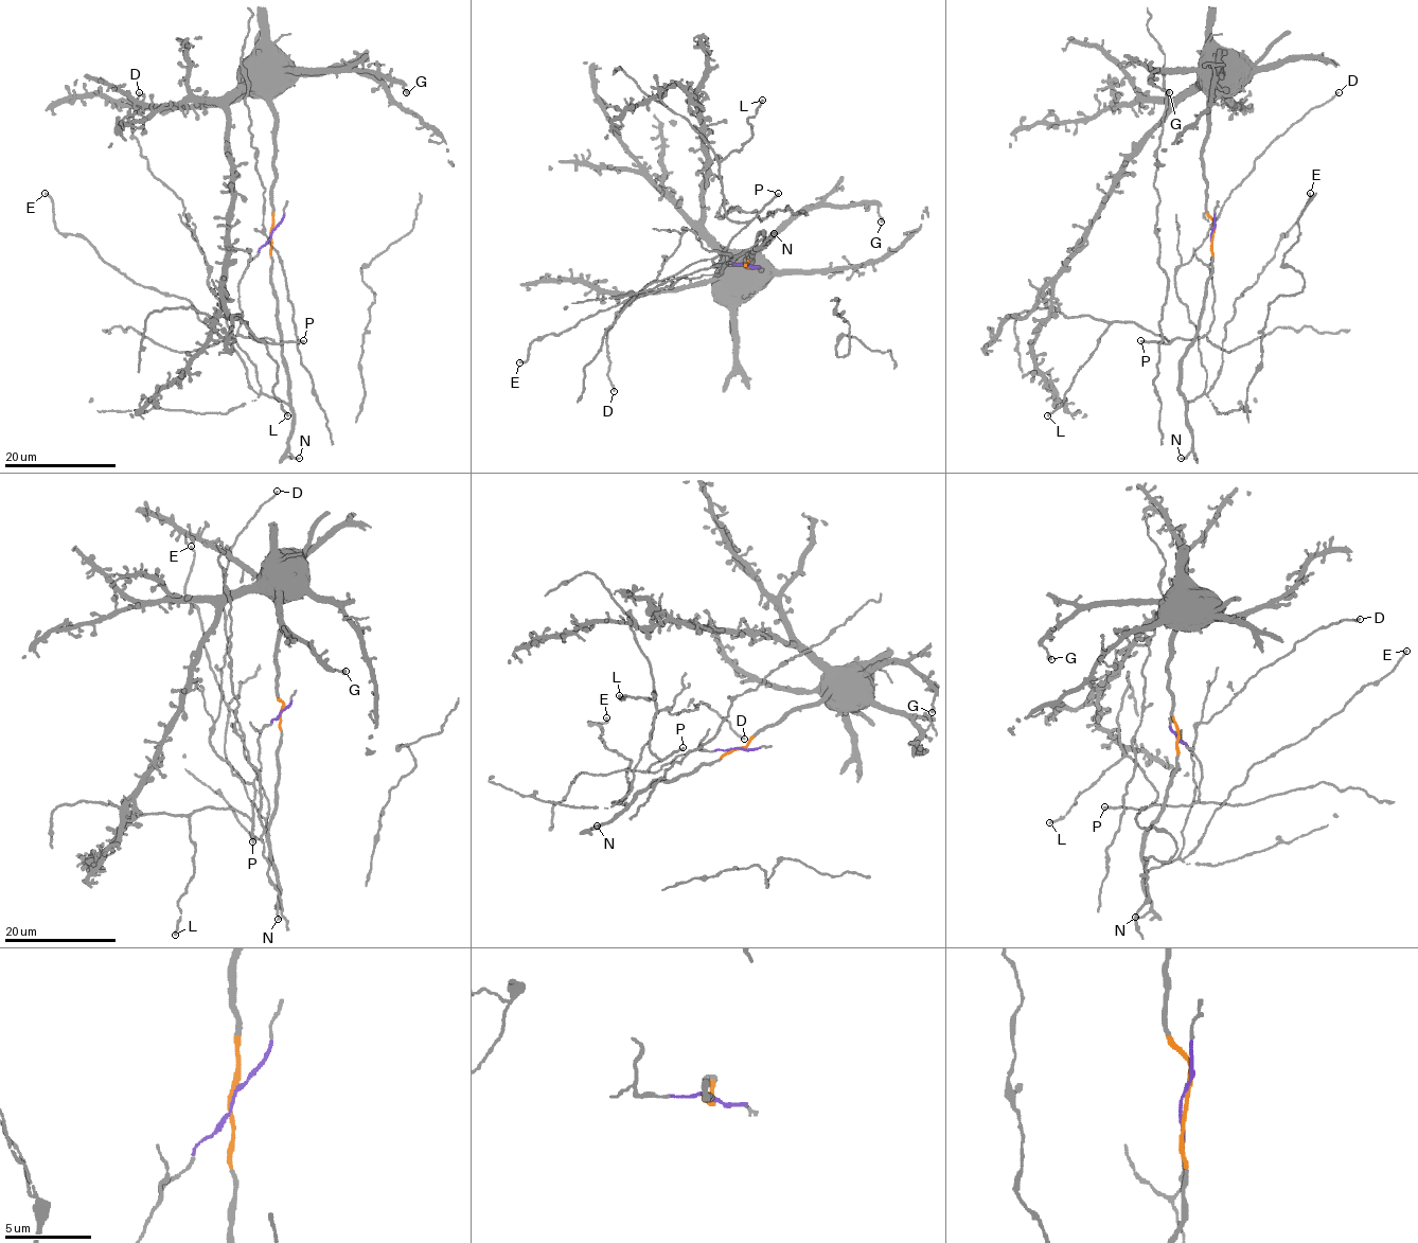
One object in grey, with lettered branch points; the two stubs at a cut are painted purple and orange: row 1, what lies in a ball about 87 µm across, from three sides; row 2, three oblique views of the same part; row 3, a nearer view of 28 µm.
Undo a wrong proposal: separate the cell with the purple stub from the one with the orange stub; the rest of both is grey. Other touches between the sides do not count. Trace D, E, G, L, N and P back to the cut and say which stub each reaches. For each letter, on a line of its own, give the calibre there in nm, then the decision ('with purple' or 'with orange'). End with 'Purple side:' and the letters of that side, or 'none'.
D: 180 nm | with orange
E: 180 nm | with orange
G: 440 nm | with orange
L: 180 nm | with purple
N: 190 nm | with orange
P: 200 nm | with purple
Purple side: L, P

